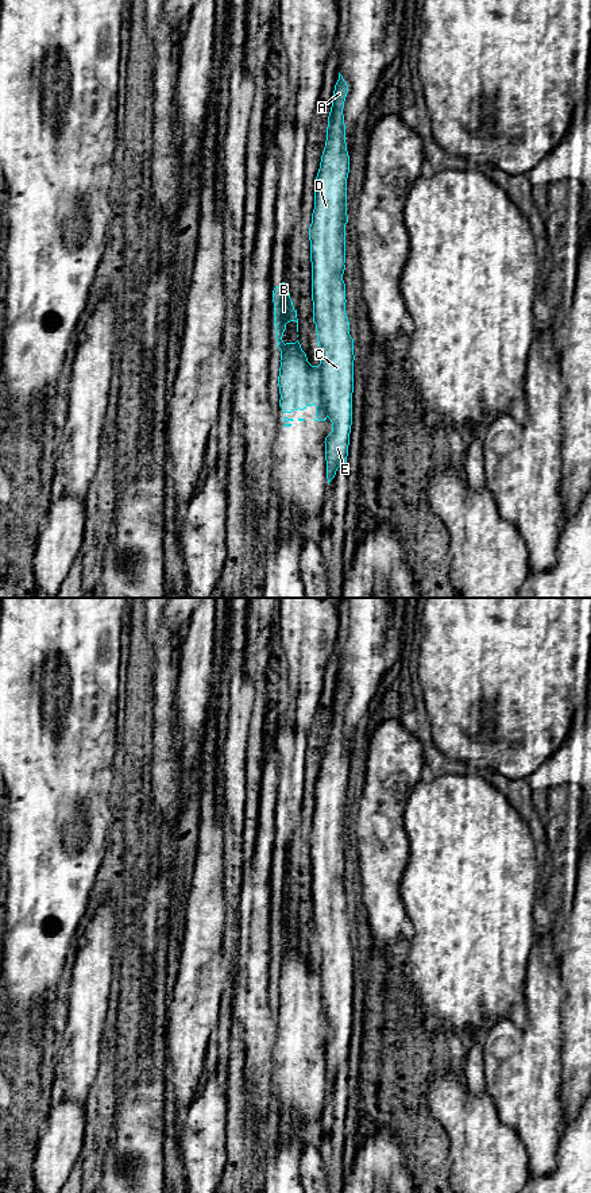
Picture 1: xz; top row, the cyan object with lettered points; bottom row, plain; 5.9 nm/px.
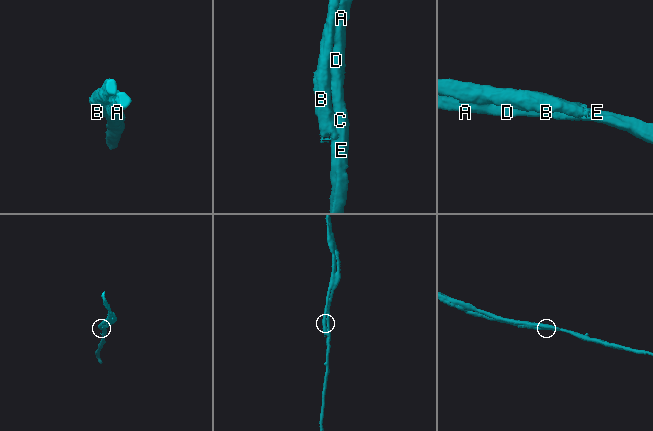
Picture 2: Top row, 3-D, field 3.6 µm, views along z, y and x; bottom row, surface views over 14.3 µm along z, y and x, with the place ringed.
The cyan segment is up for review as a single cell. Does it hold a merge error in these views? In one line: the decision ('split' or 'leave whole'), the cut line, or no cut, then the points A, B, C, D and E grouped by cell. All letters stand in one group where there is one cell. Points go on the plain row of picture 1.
split; cut xz (317, 970), (320, 1011), (325, 1022); groups A C D E / B

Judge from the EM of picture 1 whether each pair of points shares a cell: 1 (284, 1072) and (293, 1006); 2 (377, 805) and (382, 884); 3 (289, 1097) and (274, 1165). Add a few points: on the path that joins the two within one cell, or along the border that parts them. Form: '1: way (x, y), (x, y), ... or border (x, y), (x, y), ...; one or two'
1: way (292, 1056), (293, 1022); one
2: way (381, 825), (382, 864); one
3: border (281, 1122), (302, 1134); two

